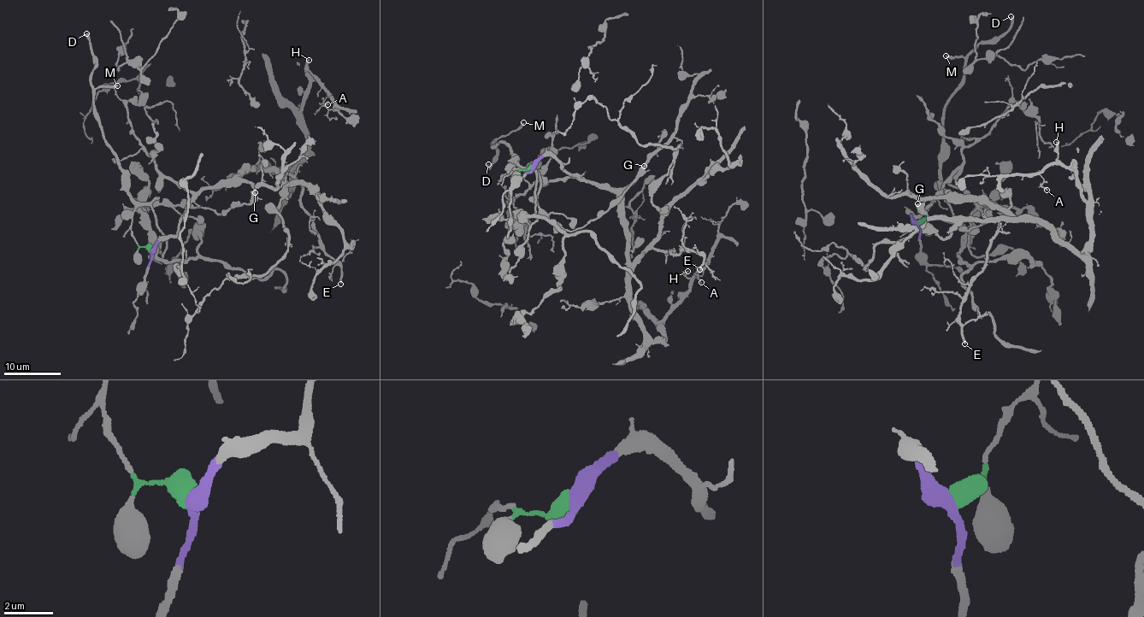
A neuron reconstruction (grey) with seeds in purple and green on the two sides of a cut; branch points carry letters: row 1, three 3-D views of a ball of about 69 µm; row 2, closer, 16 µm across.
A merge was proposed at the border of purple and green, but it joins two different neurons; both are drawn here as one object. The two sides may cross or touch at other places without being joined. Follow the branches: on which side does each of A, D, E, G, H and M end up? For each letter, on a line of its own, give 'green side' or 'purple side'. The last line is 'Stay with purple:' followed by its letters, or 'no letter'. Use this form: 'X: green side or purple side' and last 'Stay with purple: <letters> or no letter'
A: purple side
D: green side
E: purple side
G: green side
H: purple side
M: green side
Stay with purple: A, E, H

